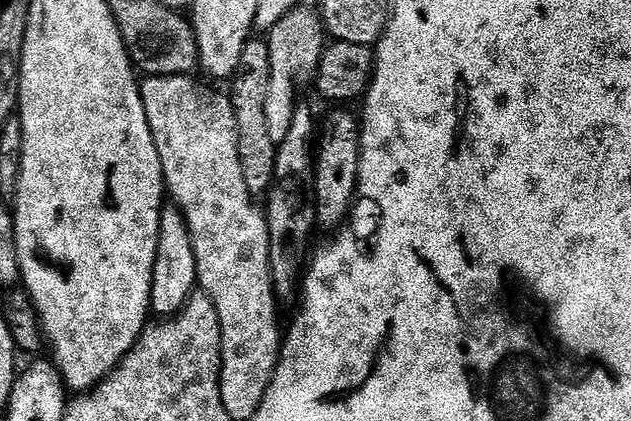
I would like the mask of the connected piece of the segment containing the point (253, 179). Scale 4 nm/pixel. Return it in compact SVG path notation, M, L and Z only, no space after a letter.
M250 38L242 46L242 58L238 62L236 67L236 75L231 77L230 85L232 84L232 92L230 91L230 99L234 106L234 118L236 119L236 125L238 126L238 158L242 162L242 178L246 178L246 186L250 190L250 194L254 198L260 198L267 193L268 189L272 187L272 181L276 178L276 143L274 138L270 138L270 126L266 126L266 94L268 93L268 87L270 86L270 50L268 49L267 39L264 38Z

